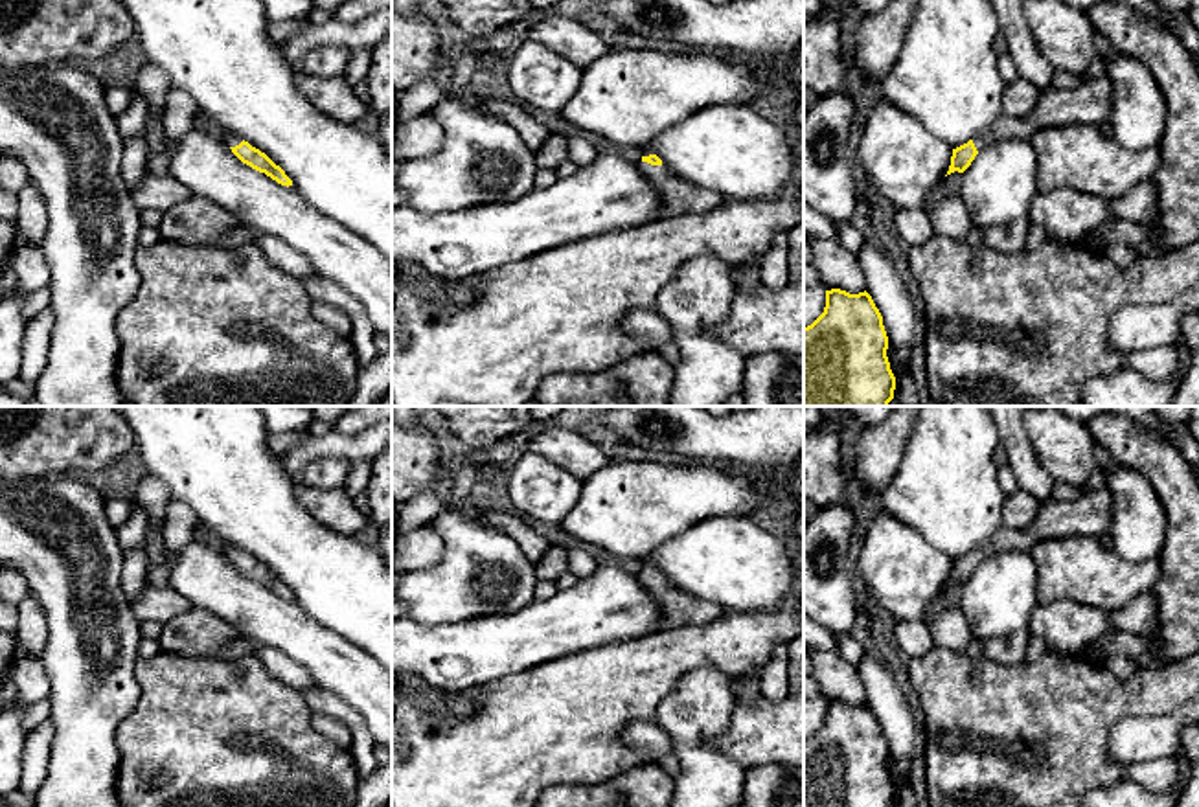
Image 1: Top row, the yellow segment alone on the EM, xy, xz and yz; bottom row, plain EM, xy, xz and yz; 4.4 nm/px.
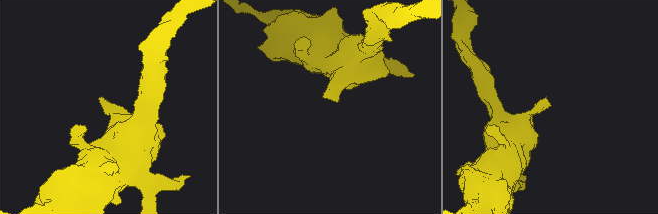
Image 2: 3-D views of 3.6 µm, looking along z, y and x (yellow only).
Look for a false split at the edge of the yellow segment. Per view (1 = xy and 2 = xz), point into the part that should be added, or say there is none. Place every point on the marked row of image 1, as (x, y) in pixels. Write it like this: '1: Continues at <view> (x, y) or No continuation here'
1: Continues at xy (232, 140)
2: Continues at xz (679, 197)

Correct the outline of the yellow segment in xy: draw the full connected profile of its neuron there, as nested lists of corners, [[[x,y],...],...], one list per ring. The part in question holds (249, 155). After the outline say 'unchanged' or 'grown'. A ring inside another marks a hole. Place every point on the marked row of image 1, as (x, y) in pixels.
[[[224,132],[224,142],[230,145],[232,153],[252,169],[265,173],[281,186],[292,186],[292,180],[285,171],[276,165],[265,153],[256,149],[252,143],[241,140],[239,136]]]; grown

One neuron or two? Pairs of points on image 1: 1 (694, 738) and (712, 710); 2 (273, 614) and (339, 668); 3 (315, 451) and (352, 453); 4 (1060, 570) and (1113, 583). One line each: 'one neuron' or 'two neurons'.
1: one neuron
2: one neuron
3: one neuron
4: one neuron

